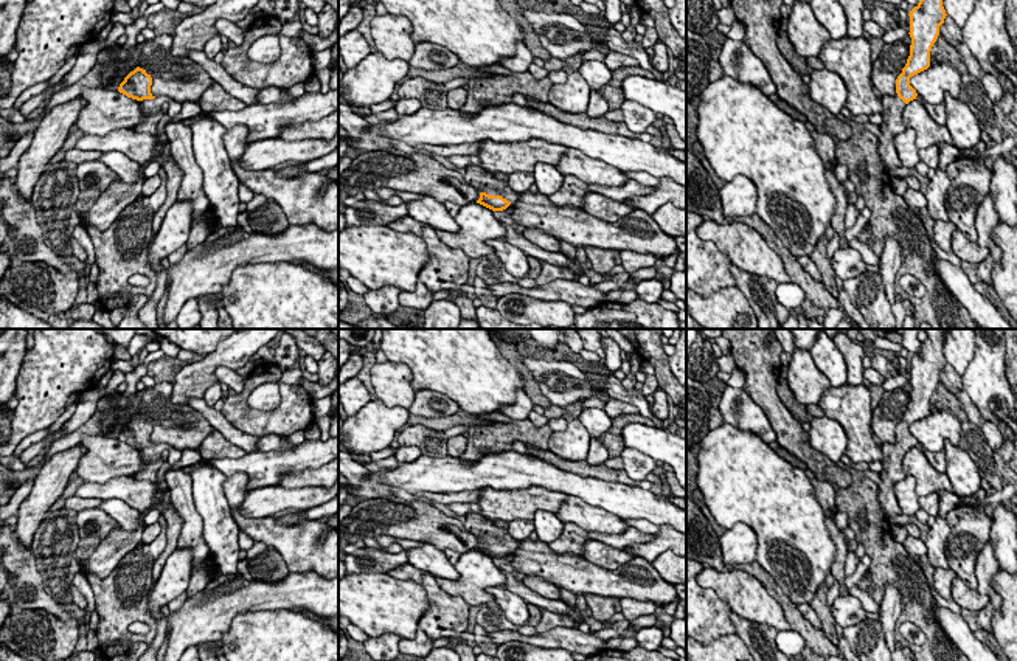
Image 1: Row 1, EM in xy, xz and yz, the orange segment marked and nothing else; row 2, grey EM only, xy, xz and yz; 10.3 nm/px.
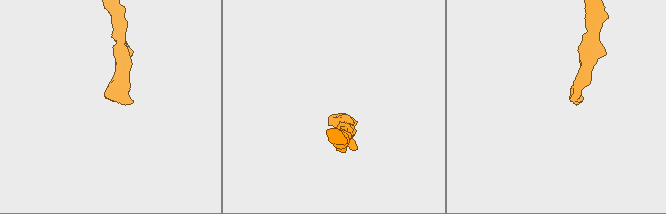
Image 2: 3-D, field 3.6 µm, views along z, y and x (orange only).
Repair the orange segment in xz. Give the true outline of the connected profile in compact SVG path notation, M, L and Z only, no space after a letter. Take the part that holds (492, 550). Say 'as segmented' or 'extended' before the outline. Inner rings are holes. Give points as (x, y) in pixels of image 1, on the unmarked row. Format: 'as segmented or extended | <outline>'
extended | M469 512L464 528L480 538L477 551L492 559L503 559L517 548L517 542L509 535L508 529L498 528L481 514Z

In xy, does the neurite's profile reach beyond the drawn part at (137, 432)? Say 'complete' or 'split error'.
split error

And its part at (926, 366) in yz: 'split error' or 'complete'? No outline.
split error

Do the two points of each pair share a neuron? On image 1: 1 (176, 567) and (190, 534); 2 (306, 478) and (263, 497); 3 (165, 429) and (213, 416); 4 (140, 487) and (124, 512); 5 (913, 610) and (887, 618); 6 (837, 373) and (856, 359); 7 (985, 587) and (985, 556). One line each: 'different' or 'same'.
1: different
2: different
3: different
4: different
5: different
6: different
7: same

